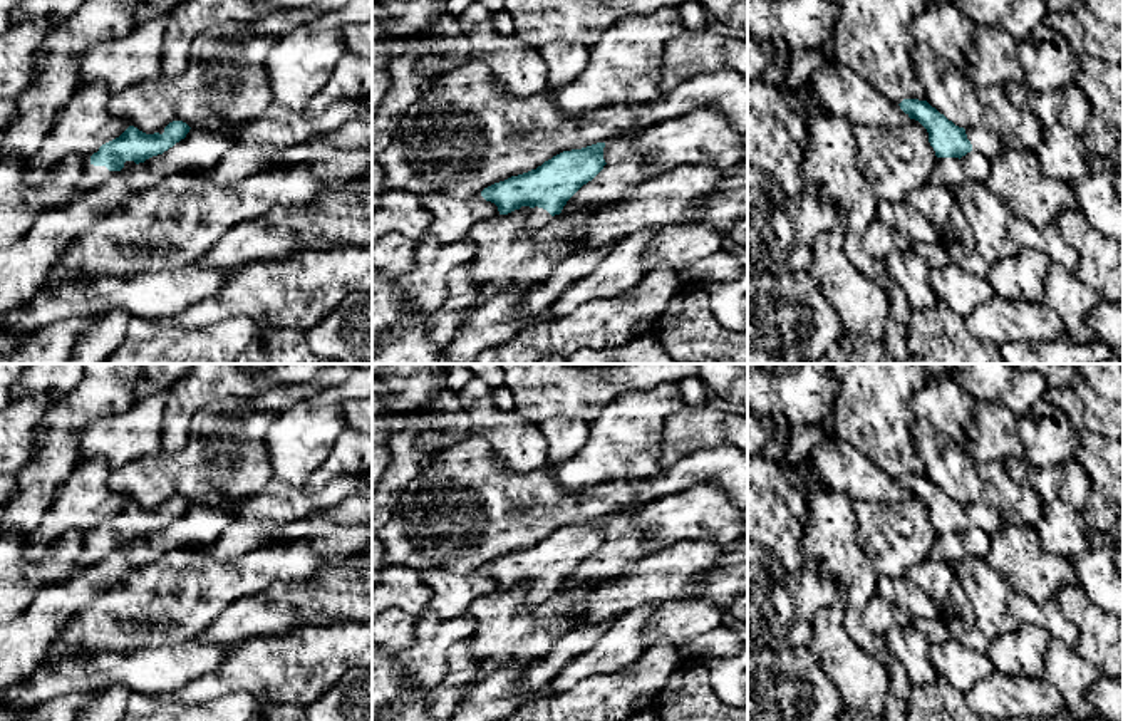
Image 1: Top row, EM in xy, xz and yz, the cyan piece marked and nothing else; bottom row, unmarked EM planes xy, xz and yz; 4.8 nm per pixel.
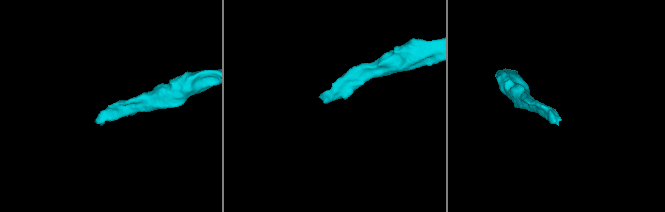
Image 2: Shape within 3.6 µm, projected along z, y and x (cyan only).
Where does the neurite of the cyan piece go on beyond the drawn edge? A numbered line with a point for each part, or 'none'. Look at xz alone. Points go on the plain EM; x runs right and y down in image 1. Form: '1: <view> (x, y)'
1: xz (537, 592)

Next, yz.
1: yz (983, 517)

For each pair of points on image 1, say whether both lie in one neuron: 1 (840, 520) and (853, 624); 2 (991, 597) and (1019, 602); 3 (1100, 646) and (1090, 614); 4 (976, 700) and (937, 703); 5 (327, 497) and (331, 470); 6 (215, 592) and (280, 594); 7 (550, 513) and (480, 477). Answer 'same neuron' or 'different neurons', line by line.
1: same neuron
2: different neurons
3: same neuron
4: different neurons
5: different neurons
6: different neurons
7: same neuron

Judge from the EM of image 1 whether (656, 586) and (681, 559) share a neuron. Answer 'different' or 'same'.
same

